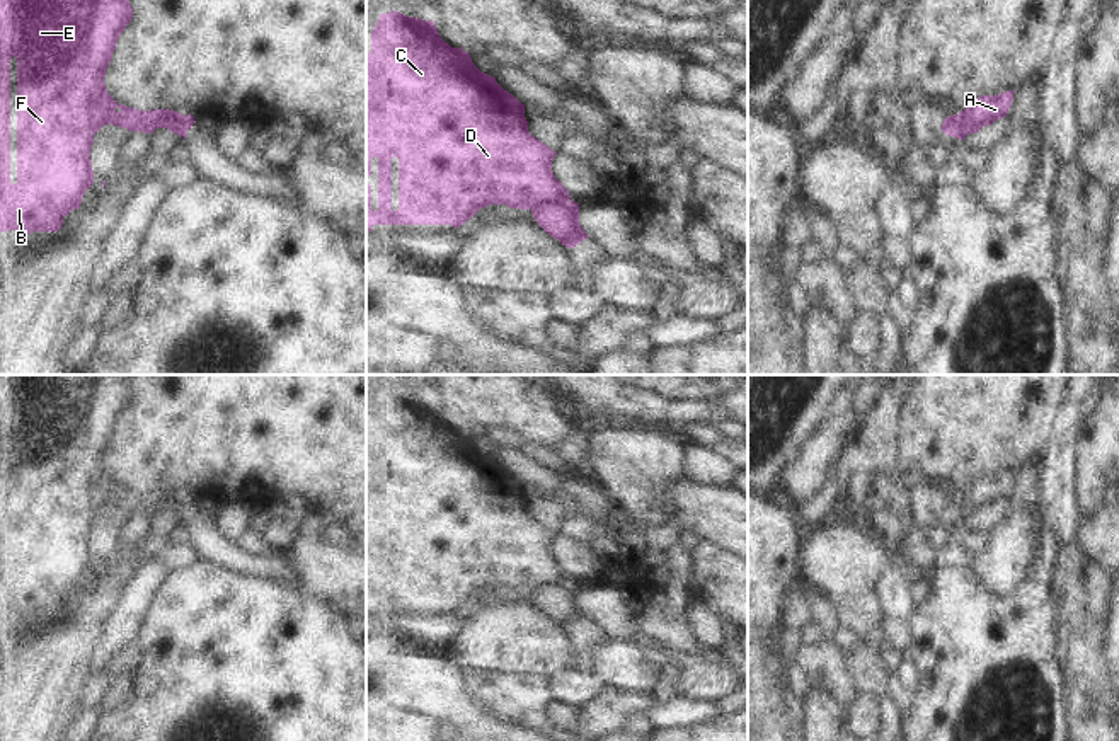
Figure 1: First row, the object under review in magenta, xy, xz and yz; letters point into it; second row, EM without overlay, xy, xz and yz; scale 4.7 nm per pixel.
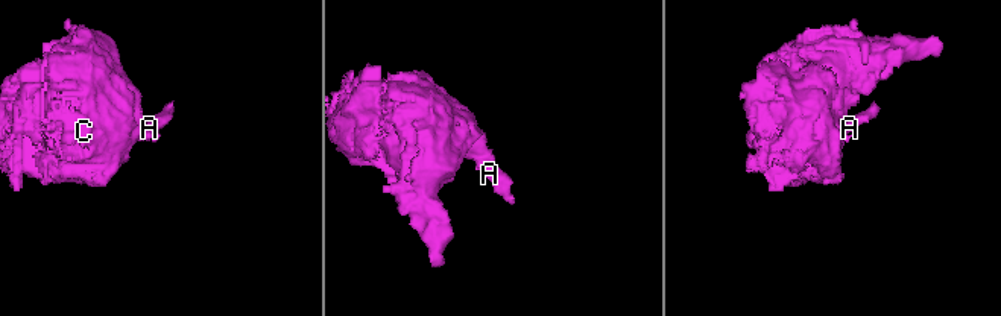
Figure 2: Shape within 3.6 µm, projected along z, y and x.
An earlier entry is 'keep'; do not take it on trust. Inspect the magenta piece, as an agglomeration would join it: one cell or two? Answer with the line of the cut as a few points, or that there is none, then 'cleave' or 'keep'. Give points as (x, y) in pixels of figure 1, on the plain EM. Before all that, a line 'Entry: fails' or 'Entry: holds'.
Entry: fails
cut xz (569, 581), (564, 585), (545, 585), (532, 591); cleave

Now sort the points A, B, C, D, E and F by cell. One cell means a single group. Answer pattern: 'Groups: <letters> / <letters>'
Groups: A / B C D E F.

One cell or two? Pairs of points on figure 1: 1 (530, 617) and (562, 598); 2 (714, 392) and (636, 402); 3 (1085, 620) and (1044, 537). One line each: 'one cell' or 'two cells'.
1: two cells
2: one cell
3: two cells

